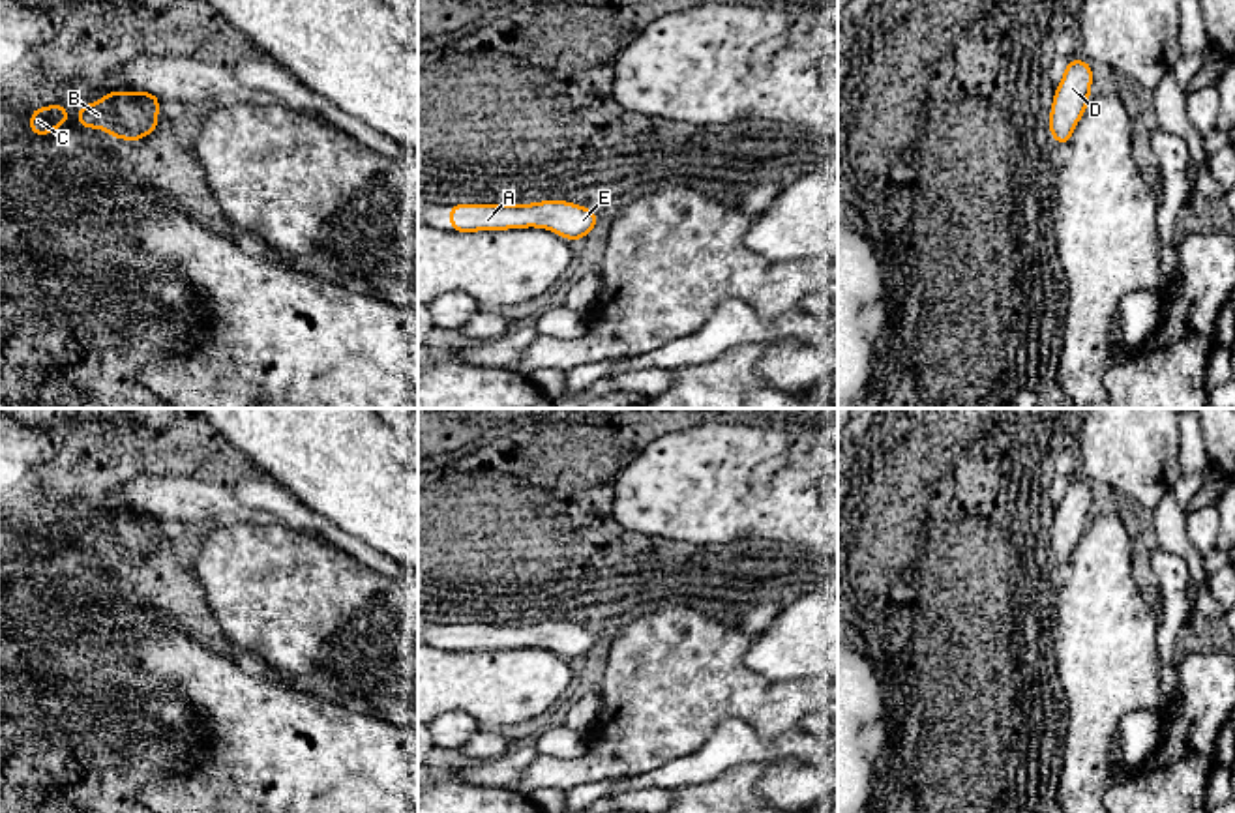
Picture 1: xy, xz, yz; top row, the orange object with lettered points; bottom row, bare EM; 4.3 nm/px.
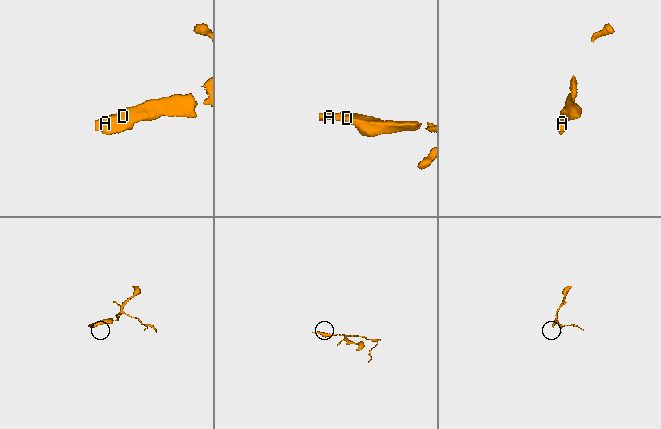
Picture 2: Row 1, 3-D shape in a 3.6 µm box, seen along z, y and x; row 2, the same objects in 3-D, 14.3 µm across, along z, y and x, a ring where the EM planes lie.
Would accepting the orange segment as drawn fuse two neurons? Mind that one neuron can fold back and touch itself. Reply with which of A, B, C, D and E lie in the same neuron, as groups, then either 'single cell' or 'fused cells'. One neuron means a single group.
groups A B C D E; single cell

